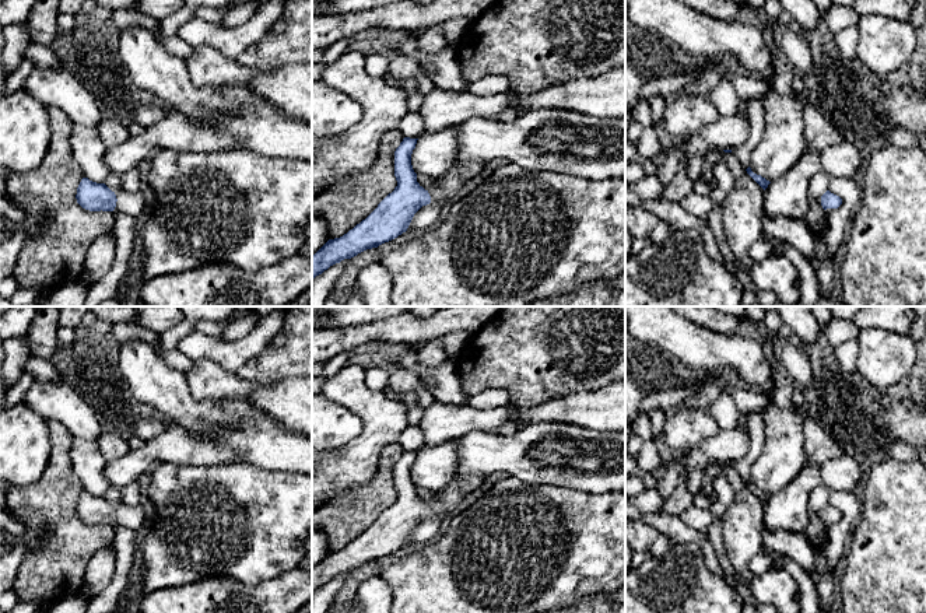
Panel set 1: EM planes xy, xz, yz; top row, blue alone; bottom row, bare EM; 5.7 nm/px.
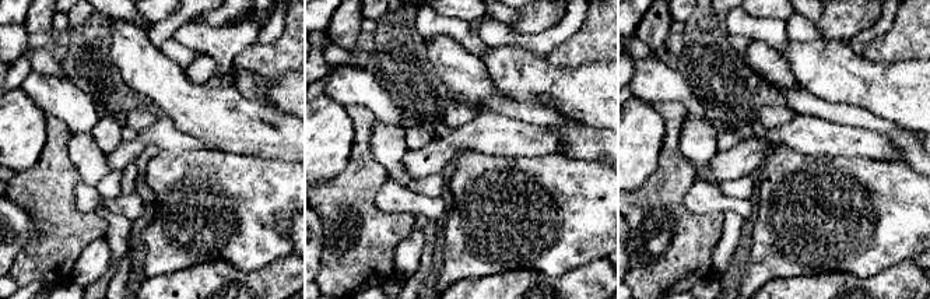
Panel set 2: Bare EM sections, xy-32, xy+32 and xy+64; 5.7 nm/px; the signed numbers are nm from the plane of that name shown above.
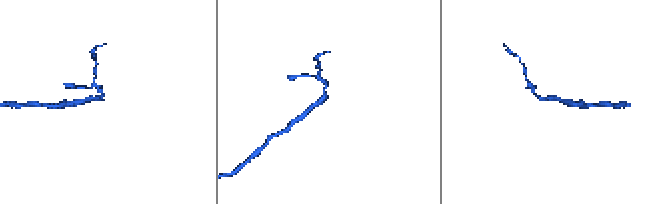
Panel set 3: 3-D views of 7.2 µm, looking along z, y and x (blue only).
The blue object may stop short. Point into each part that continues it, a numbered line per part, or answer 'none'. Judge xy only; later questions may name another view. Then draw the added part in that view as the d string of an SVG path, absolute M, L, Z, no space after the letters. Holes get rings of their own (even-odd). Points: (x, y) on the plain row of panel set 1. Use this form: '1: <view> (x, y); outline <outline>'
1: xy (136, 518); outline M117 505L115 508L117 515L113 525L116 526L129 528L137 532L144 529L150 522L147 512L140 505Z

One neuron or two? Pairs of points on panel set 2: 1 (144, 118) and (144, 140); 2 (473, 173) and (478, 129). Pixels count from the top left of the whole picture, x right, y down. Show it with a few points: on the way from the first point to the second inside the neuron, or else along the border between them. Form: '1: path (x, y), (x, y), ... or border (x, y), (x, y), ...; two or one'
1: border (157, 118), (150, 126), (137, 133); two
2: border (508, 157), (462, 150), (452, 161); two

